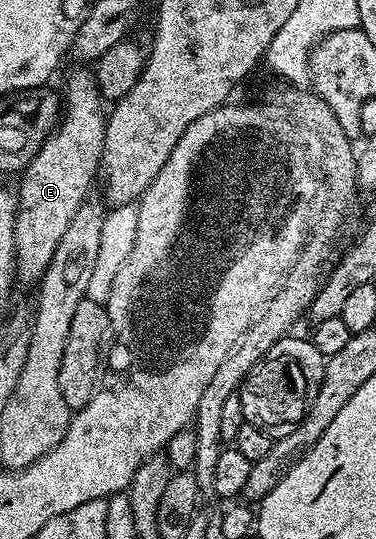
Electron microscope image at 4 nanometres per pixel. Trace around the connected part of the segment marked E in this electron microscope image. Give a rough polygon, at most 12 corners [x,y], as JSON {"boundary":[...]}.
{"boundary":[[93,71],[16,188],[16,276],[41,280],[102,167]]}

